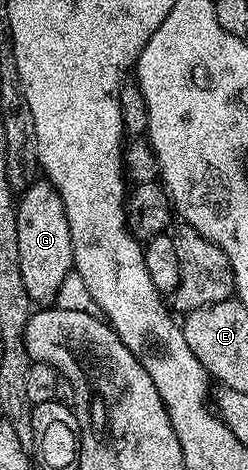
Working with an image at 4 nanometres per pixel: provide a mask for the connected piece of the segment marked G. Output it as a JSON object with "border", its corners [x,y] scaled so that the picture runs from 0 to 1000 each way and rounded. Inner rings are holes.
{"border":[[[145,381],[117,398],[85,404],[65,443],[81,594],[97,594],[97,619],[113,619],[125,643],[214,643],[242,619],[242,606],[298,572],[298,528],[258,432],[198,385]]]}

